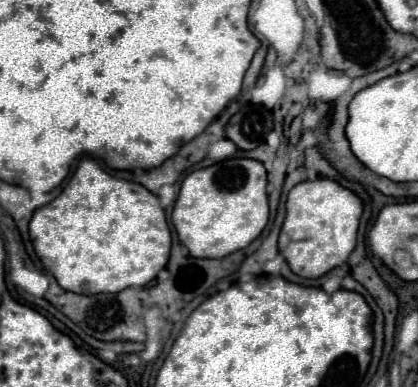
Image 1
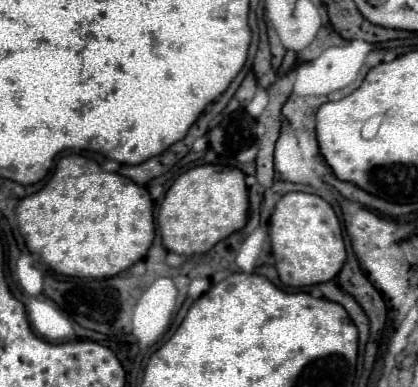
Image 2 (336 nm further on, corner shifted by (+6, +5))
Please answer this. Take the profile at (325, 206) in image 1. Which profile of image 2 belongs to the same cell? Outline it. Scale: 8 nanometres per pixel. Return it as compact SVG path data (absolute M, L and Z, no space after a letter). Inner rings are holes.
M305 192L285 194L277 202L269 224L271 224L269 236L273 248L271 252L283 284L293 288L311 286L311 284L333 280L339 274L347 258L343 232L341 232L339 218L335 216L335 210L321 196L305 194Z

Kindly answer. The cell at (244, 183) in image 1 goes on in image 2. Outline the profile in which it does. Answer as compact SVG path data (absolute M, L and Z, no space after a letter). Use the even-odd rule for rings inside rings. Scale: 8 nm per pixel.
M213 164L195 166L183 172L165 194L159 208L157 224L161 230L163 246L175 254L205 254L217 242L225 240L233 232L239 232L247 224L249 196L245 186L245 174L239 168L223 170Z

